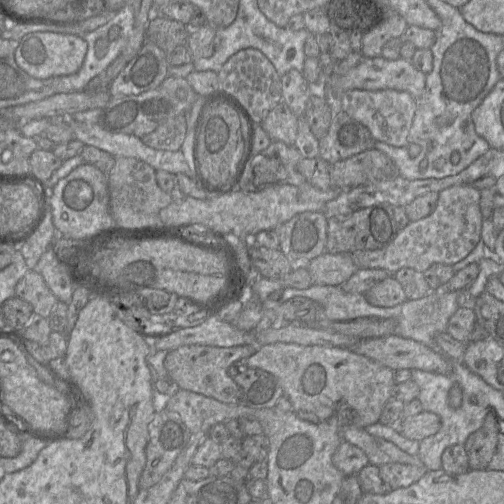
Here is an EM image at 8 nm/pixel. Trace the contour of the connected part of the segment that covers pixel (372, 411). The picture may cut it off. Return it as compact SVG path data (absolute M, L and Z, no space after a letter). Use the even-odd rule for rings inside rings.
M277 342L260 347L246 359L246 366L274 375L297 414L311 412L320 421L336 415L341 437L348 427L366 428L379 422L396 385L393 370L346 347Z

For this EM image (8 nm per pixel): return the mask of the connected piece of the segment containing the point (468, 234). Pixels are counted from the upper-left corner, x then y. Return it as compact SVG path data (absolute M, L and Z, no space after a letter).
M454 185L442 190L435 209L428 216L410 221L383 248L351 253L354 264L358 269L383 269L392 275L401 268L412 268L424 273L434 264L456 264L469 255L481 240L483 216L480 198L480 190L468 185Z

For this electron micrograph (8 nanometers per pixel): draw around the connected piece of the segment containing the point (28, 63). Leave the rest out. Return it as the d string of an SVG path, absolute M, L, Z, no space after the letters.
M33 32L26 34L15 50L15 62L28 75L36 79L48 79L76 73L87 53L87 42L78 35L55 32Z

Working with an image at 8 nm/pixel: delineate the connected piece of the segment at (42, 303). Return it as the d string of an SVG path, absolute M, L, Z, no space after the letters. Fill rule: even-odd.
M36 270L28 272L17 282L15 296L31 304L34 313L48 318L57 305L58 299Z

